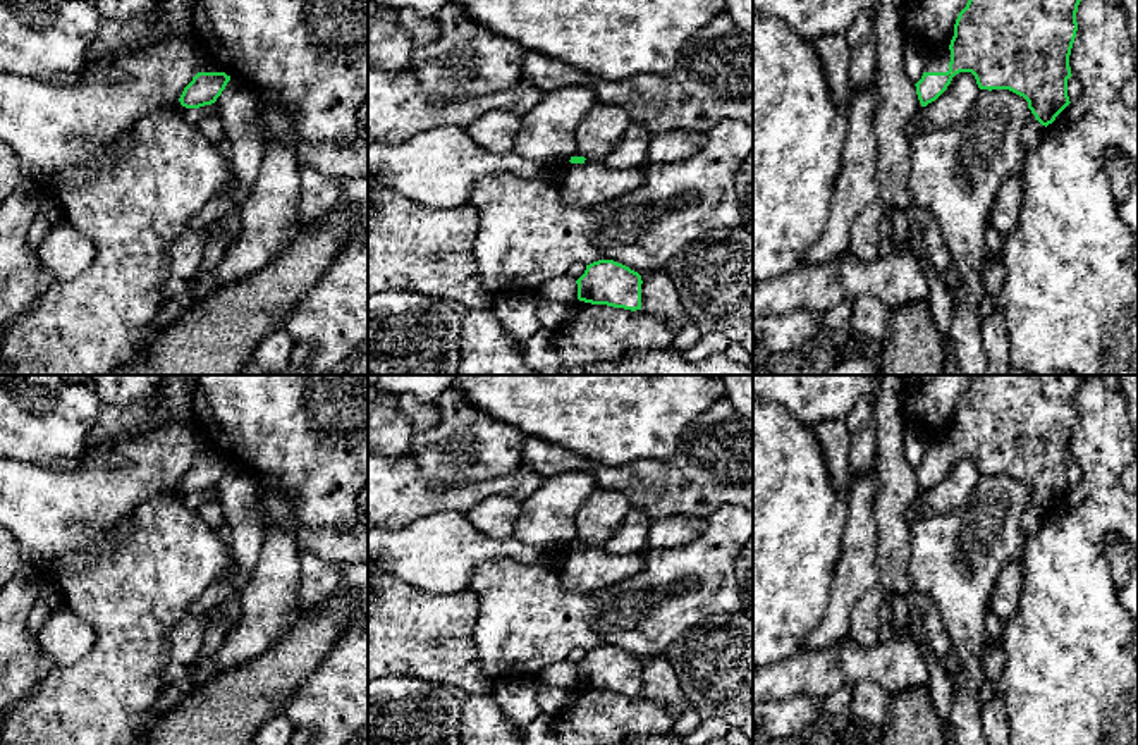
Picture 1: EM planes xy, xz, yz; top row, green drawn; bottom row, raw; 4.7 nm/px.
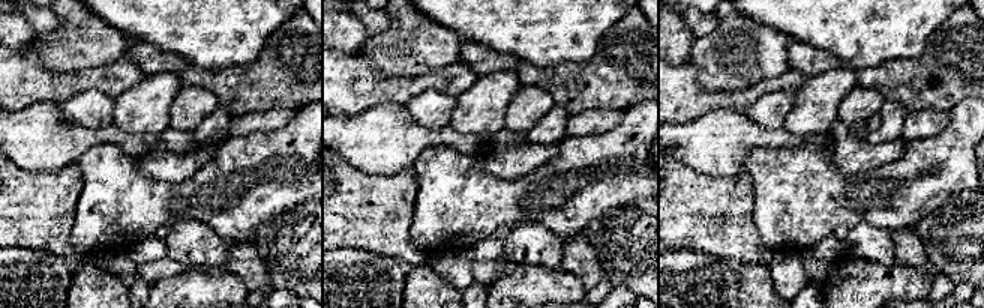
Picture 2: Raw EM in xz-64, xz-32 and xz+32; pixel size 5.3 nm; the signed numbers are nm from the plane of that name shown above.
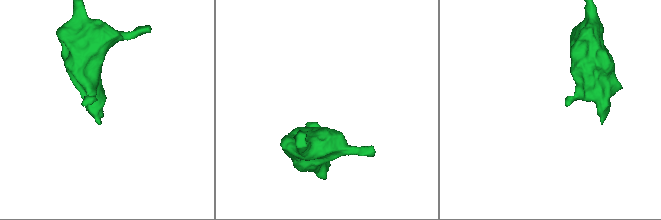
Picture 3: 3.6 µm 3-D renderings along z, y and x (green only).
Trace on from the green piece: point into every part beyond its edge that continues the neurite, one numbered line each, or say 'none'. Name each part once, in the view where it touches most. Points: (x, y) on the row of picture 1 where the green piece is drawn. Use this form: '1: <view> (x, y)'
1: yz (939, 62)

